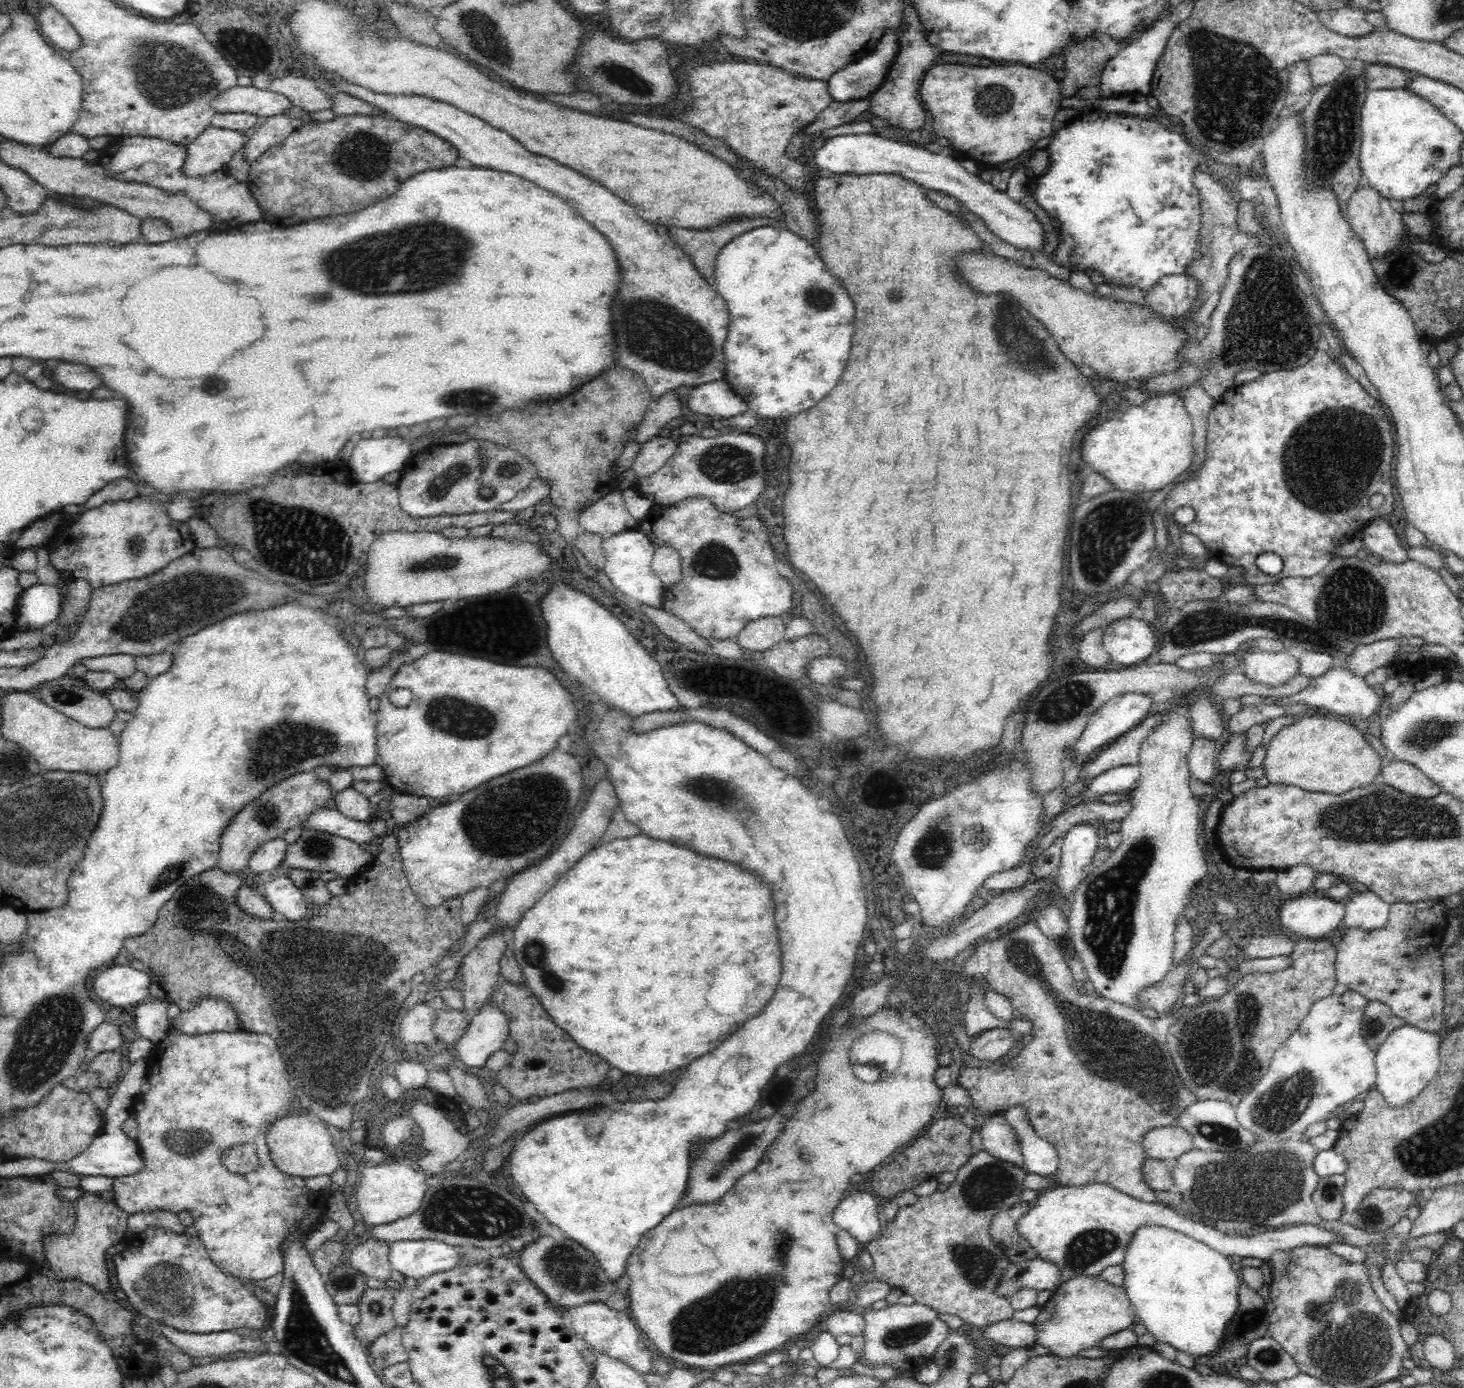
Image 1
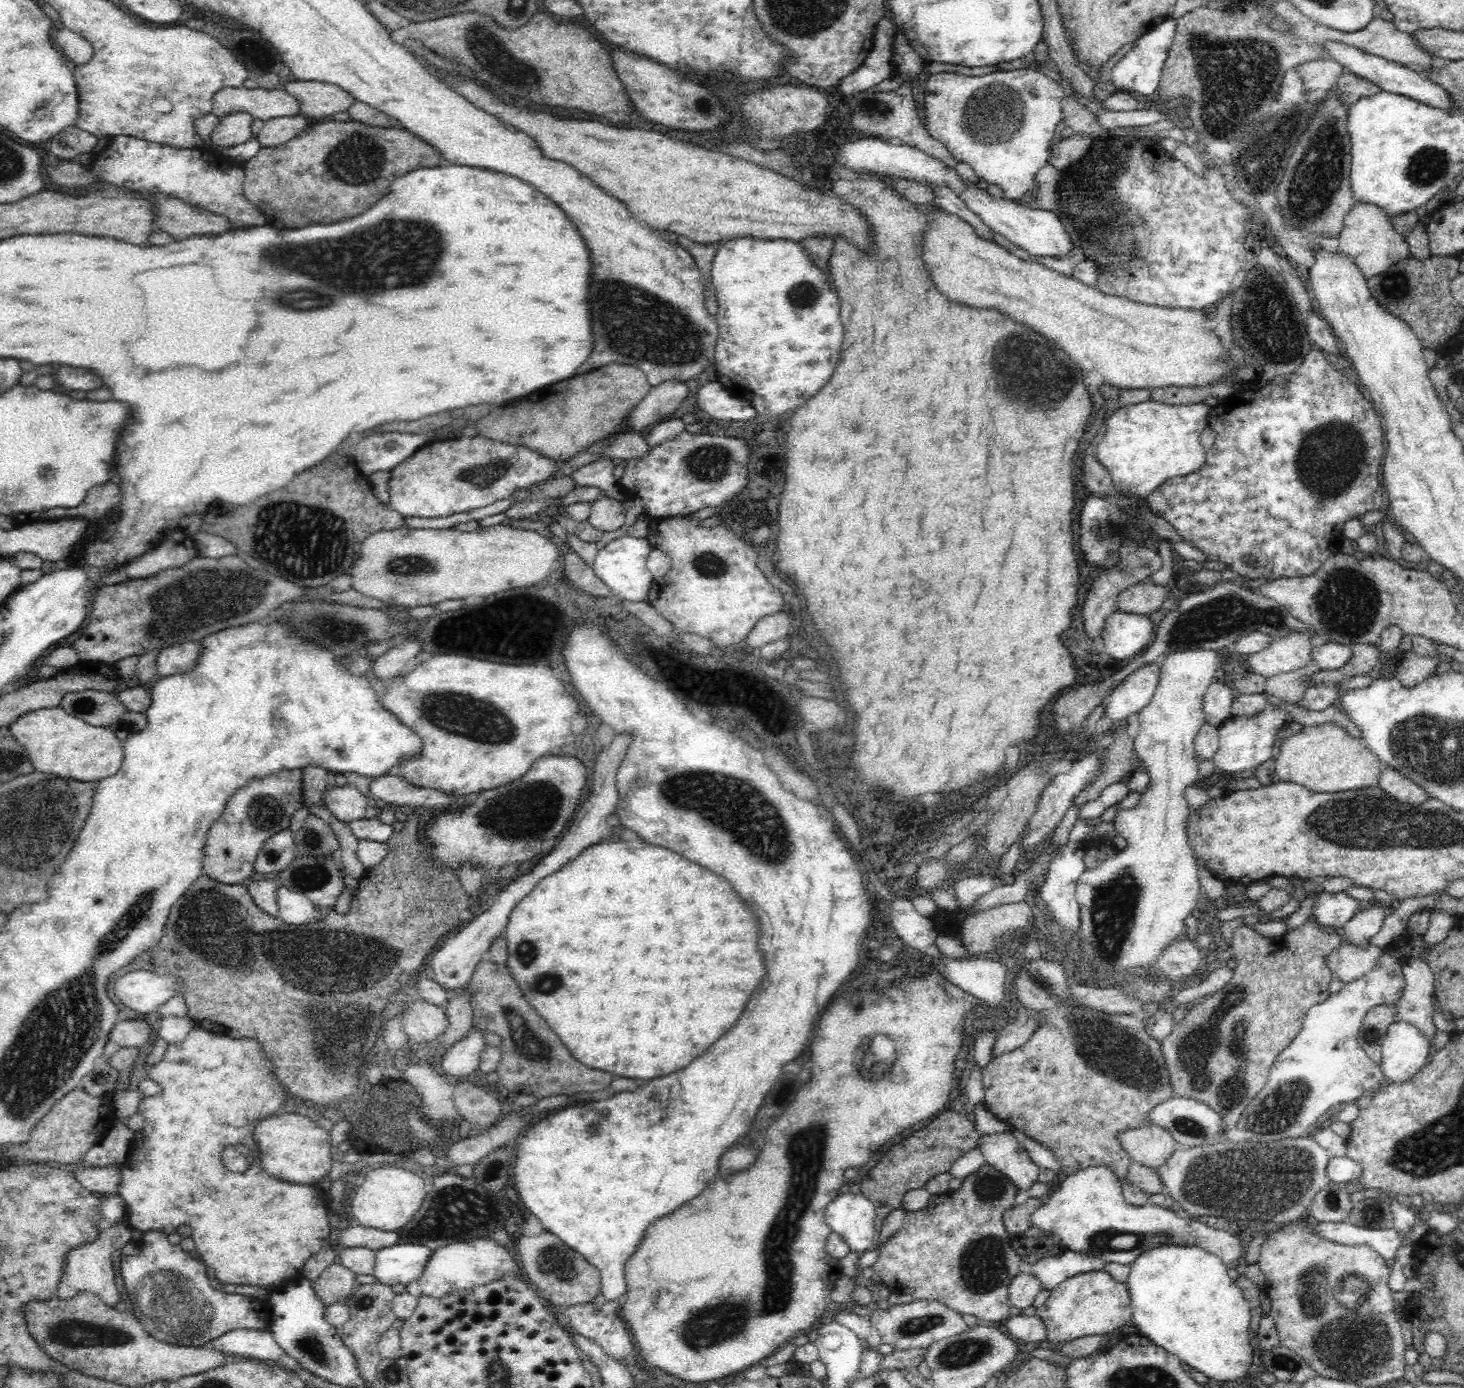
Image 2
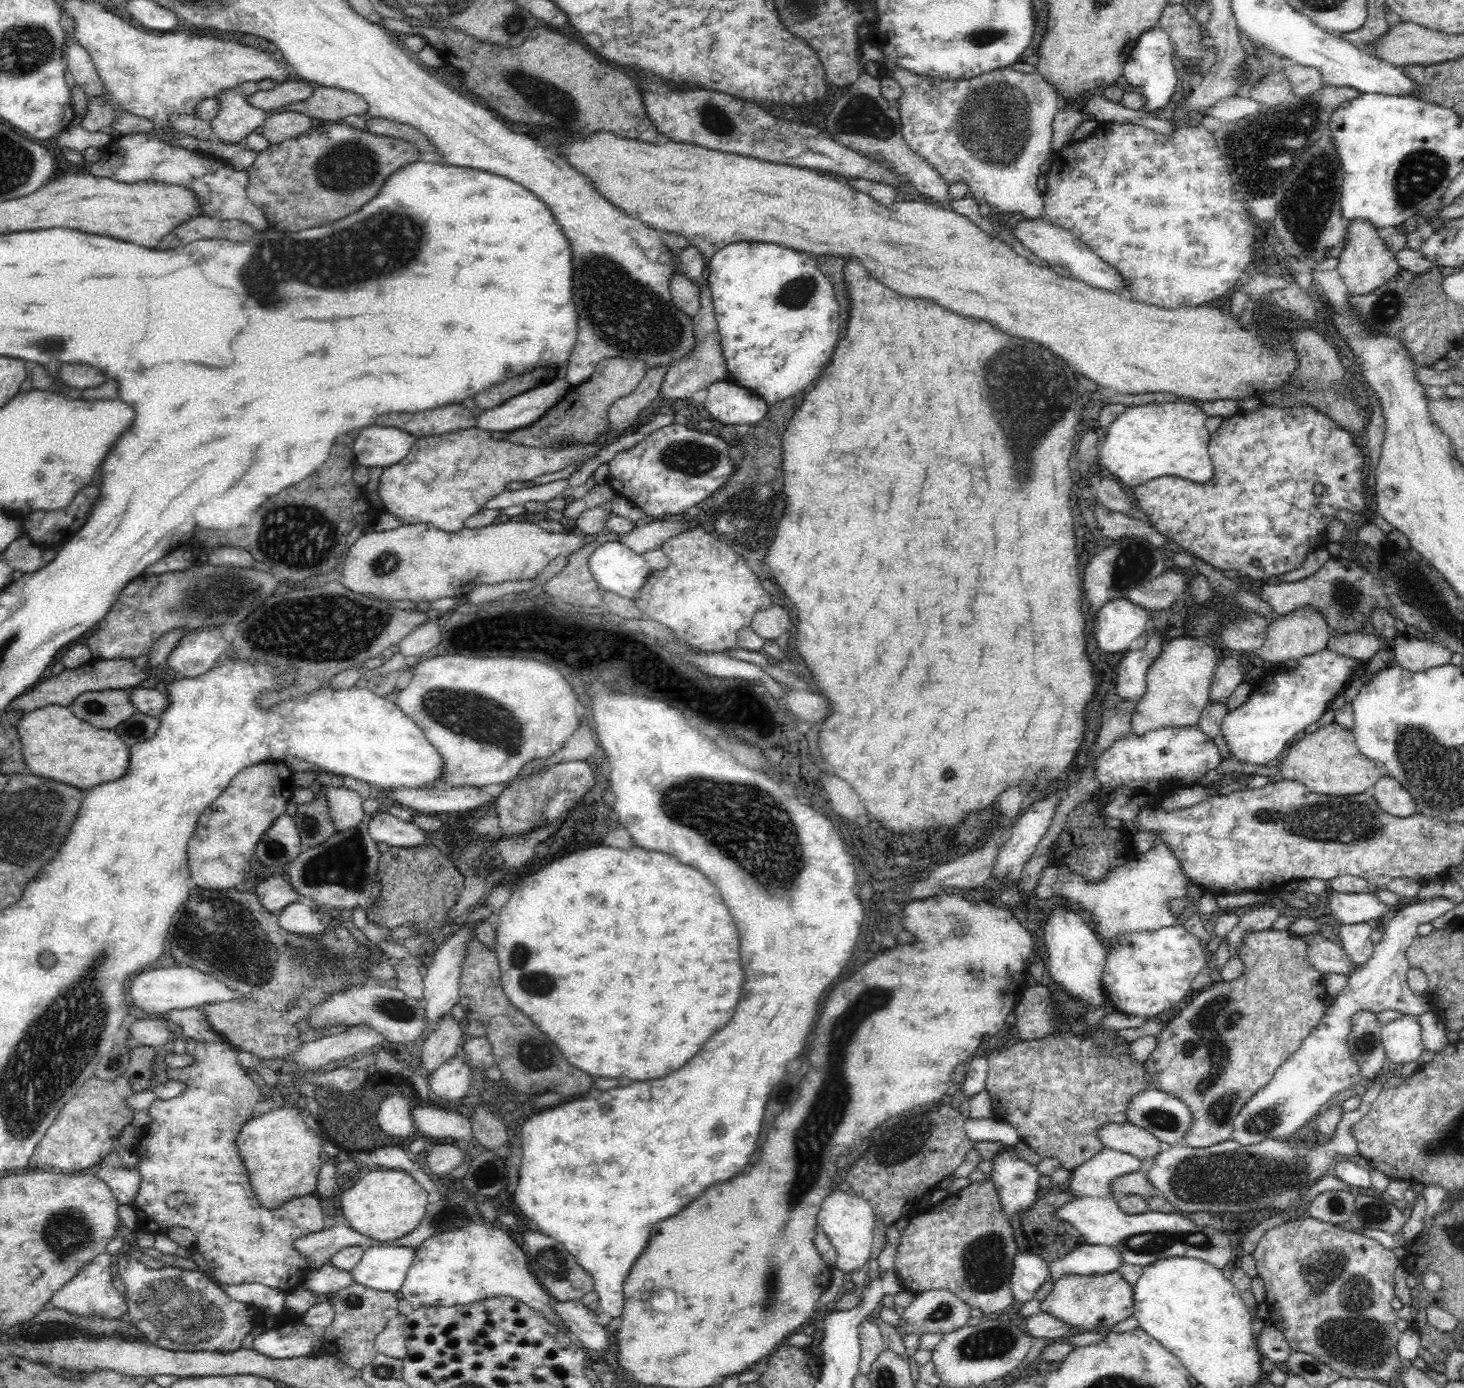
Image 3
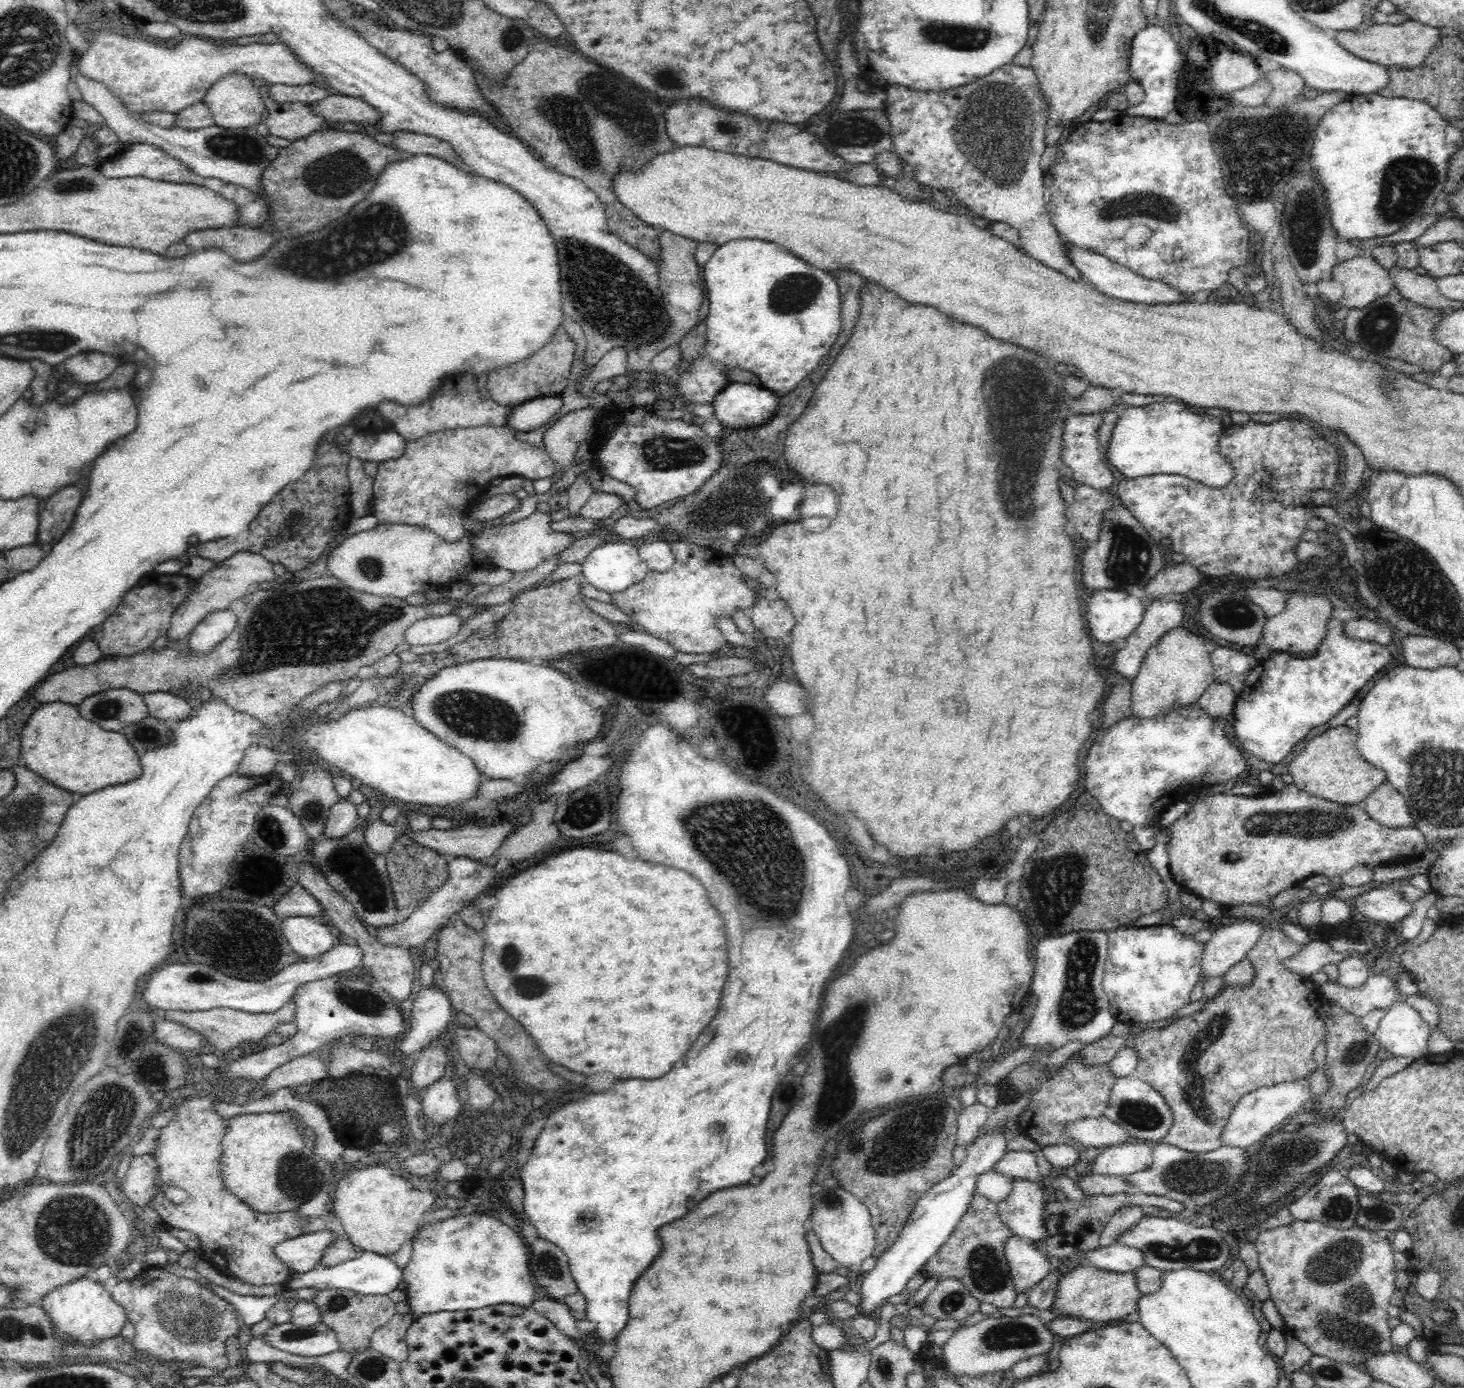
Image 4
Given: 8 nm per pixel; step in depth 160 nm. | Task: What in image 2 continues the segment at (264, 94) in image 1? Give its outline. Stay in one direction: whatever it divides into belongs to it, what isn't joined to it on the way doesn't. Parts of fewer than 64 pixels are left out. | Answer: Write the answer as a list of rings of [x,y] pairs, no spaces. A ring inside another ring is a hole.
[[[226,87],[214,93],[212,102],[211,113],[220,118],[238,111],[246,111],[252,118],[263,121],[301,114],[299,100],[280,87],[276,89]]]

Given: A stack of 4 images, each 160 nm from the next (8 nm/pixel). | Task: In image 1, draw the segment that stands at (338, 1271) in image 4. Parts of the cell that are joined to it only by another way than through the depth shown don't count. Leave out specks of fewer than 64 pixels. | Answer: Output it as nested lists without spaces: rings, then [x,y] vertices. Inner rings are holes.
[[[396,1240],[391,1243],[388,1258],[399,1276],[418,1281],[457,1266],[462,1249],[441,1240]]]

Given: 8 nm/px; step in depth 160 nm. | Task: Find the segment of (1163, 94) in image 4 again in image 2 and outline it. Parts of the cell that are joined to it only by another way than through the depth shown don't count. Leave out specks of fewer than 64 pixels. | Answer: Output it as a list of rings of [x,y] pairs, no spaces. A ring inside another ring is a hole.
[[[1170,17],[1157,24],[1152,30],[1142,34],[1134,42],[1135,46],[1125,54],[1109,73],[1109,78],[1116,89],[1131,93],[1132,91],[1142,96],[1152,96],[1158,89],[1162,66],[1167,60],[1167,55],[1177,29],[1177,19]]]

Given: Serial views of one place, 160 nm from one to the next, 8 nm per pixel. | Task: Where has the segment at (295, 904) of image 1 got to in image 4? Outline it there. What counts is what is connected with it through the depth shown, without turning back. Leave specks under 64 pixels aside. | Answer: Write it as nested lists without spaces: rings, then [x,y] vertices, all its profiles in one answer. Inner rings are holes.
[[[314,917],[282,918],[282,932],[292,951],[307,959],[321,955],[335,947],[335,937],[327,923]]]

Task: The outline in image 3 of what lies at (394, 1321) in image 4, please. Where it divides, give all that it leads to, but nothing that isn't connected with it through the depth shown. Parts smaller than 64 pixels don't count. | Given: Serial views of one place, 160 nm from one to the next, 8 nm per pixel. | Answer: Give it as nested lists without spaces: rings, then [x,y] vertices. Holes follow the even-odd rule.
[[[398,1313],[387,1322],[386,1328],[374,1338],[374,1346],[380,1354],[390,1358],[404,1359],[407,1354],[403,1326],[406,1316]]]

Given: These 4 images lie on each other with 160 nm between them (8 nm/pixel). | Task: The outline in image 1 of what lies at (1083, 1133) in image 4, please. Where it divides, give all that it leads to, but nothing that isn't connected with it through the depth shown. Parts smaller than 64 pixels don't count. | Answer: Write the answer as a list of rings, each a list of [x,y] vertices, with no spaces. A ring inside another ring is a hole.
[[[1177,1124],[1149,1130],[1141,1144],[1148,1157],[1166,1162],[1173,1162],[1195,1148],[1192,1137]]]

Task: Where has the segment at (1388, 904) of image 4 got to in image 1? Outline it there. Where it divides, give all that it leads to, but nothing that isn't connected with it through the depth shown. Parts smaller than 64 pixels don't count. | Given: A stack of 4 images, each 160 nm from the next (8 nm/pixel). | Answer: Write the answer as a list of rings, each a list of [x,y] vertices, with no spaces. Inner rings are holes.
[[[1308,892],[1284,900],[1278,919],[1290,935],[1320,938],[1334,935],[1344,919],[1345,905],[1327,896]]]

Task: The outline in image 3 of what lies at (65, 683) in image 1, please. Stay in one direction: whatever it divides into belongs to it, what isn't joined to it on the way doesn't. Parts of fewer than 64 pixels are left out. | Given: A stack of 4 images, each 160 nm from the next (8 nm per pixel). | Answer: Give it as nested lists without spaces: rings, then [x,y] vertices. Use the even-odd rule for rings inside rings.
[[[110,689],[84,691],[70,702],[68,708],[80,720],[104,730],[114,730],[136,711],[127,691]]]

